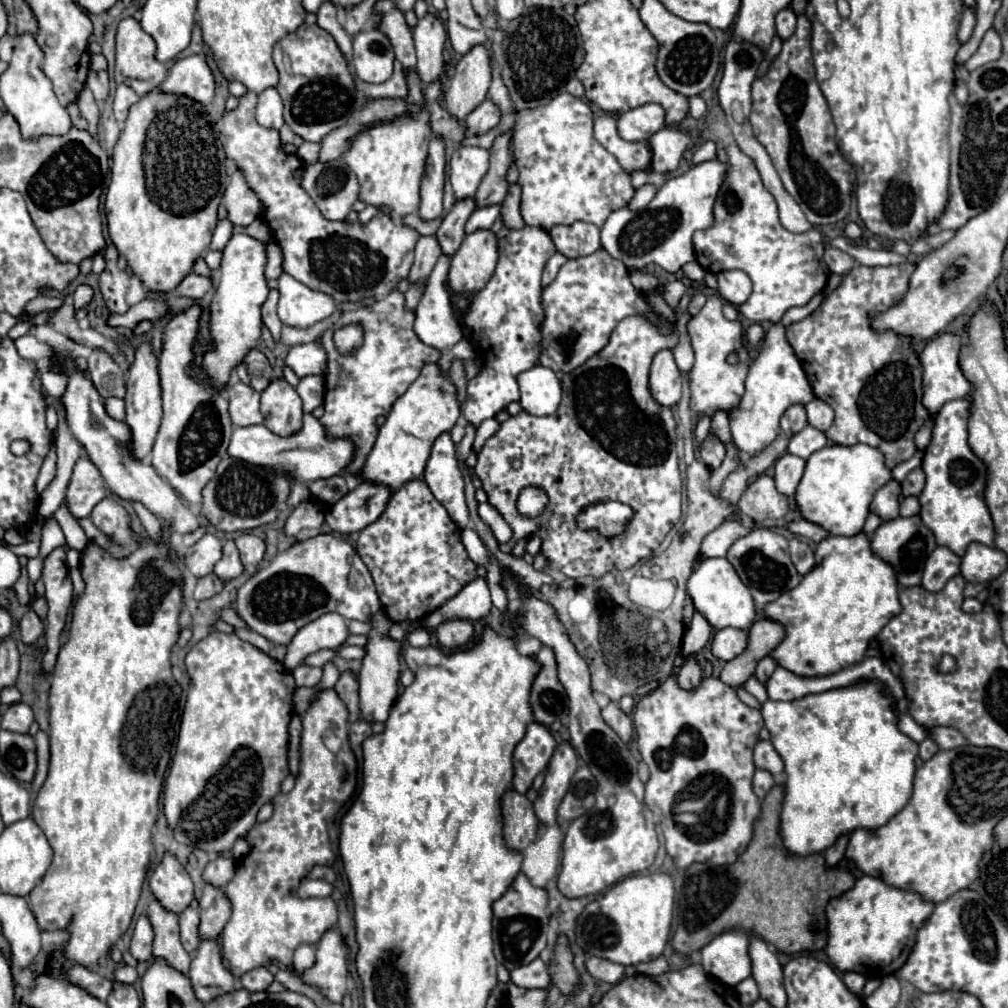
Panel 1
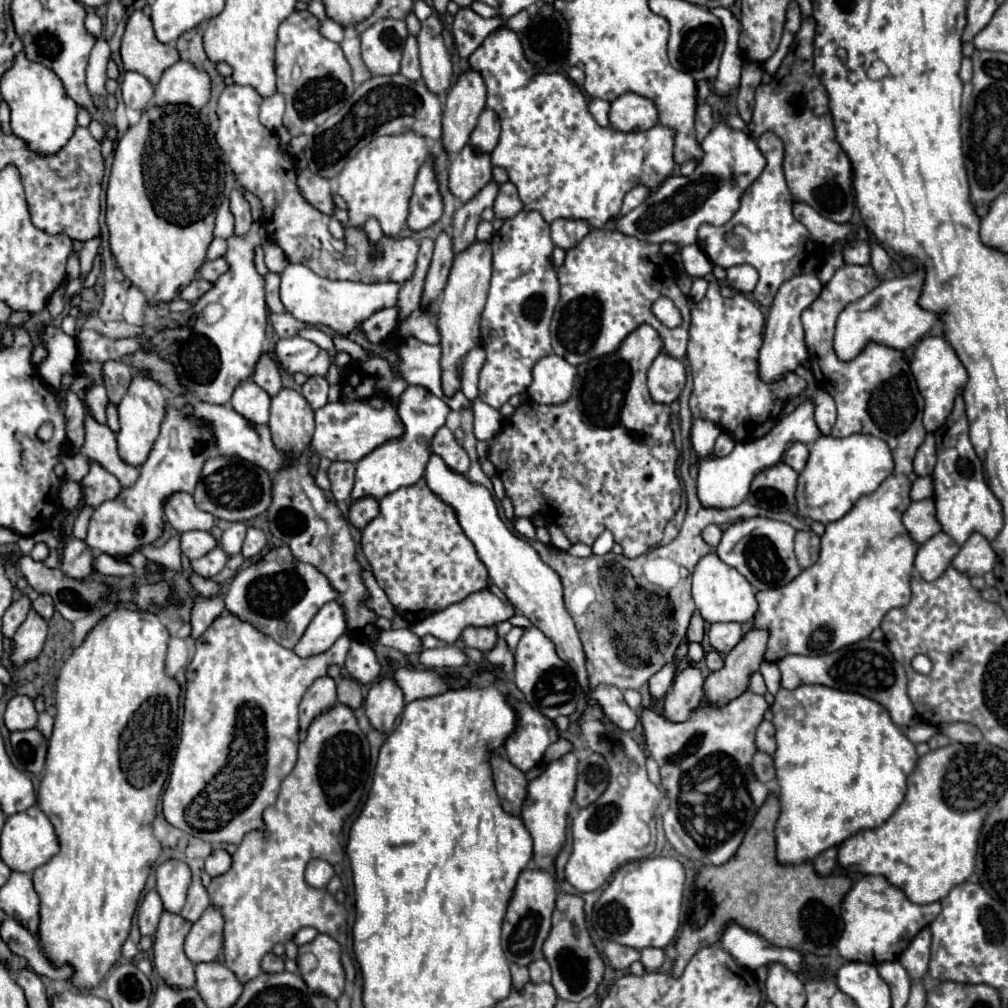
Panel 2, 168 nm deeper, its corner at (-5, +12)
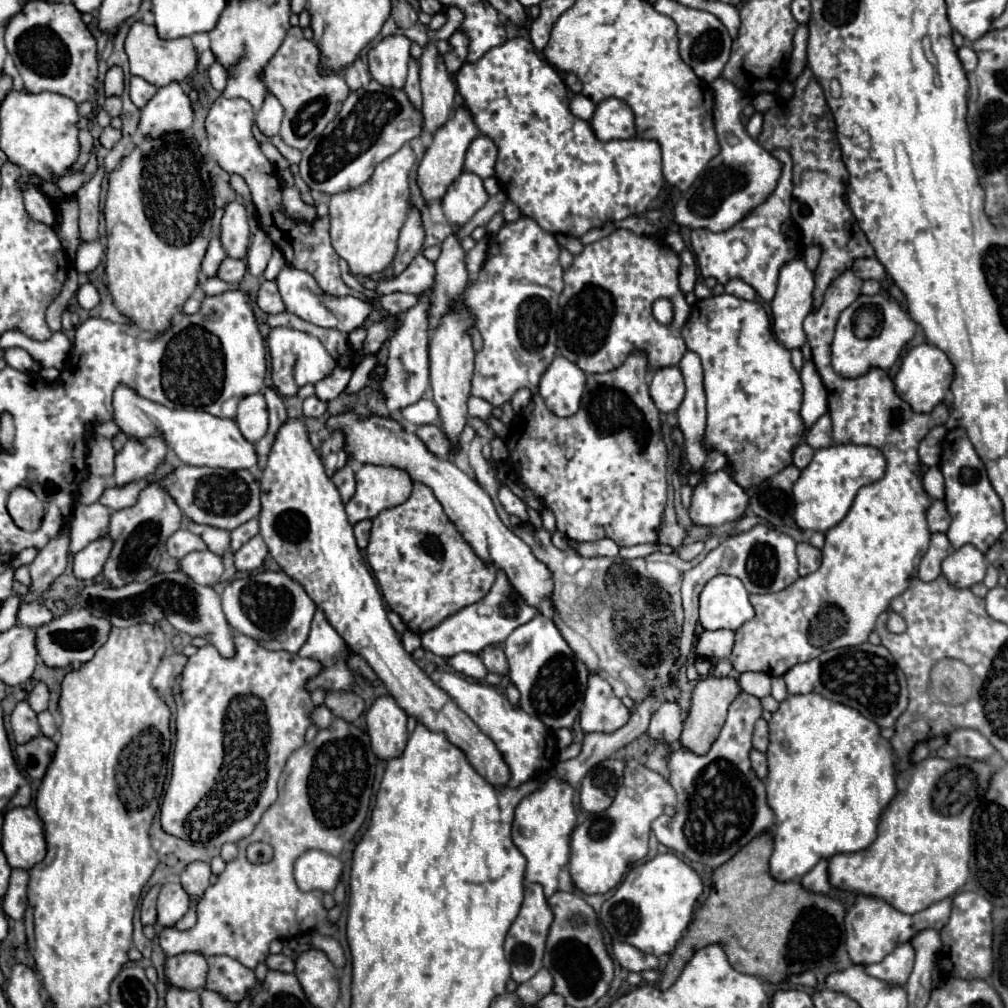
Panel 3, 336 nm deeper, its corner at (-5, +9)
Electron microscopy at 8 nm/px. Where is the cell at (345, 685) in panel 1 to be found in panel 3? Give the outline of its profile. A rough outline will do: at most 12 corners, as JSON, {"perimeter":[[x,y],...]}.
{"perimeter":[[327,692],[325,706],[347,722],[365,710],[355,692]]}

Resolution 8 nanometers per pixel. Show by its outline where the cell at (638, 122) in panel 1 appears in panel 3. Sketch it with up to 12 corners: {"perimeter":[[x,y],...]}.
{"perimeter":[[603,100],[591,126],[599,140],[635,138],[633,110]]}

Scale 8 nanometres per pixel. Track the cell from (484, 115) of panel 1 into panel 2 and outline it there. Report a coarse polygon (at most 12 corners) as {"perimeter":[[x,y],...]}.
{"perimeter":[[485,109],[469,145],[491,153],[499,141],[497,115]]}

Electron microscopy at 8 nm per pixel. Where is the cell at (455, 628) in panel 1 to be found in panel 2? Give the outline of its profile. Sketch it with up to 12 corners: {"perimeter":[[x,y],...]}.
{"perimeter":[[495,627],[463,631],[467,647],[487,653],[497,643]]}

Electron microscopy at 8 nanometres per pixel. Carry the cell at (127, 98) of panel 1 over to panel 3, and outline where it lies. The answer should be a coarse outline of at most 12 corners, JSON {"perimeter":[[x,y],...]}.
{"perimeter":[[131,76],[129,96],[143,108],[157,88],[139,76]]}

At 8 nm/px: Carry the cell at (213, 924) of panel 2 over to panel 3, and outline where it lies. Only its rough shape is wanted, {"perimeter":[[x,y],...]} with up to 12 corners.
{"perimeter":[[201,952],[165,960],[167,982],[203,988],[209,966]]}

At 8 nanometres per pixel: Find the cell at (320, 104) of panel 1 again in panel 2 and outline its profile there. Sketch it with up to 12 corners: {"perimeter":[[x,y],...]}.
{"perimeter":[[309,11],[275,47],[283,127],[313,131],[355,91],[341,47]]}

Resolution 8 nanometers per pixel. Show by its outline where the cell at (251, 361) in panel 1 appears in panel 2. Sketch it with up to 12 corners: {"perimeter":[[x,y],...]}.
{"perimeter":[[263,355],[253,381],[271,397],[281,391],[275,361]]}

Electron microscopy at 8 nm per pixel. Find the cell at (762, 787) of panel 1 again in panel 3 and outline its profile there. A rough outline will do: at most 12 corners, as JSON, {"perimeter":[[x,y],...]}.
{"perimeter":[[751,750],[751,766],[761,780],[767,778],[767,756]]}

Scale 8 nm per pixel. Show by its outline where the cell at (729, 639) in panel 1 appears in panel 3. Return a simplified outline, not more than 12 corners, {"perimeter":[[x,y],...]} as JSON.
{"perimeter":[[733,630],[703,632],[697,640],[699,658],[729,658]]}

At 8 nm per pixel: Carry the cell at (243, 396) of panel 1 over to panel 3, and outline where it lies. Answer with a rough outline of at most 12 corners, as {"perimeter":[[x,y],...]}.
{"perimeter":[[263,394],[239,402],[235,422],[249,442],[269,430]]}

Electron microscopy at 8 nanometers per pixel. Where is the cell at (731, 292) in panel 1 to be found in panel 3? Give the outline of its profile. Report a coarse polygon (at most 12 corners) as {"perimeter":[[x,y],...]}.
{"perimeter":[[741,278],[729,280],[725,292],[743,300],[755,300],[755,290]]}

